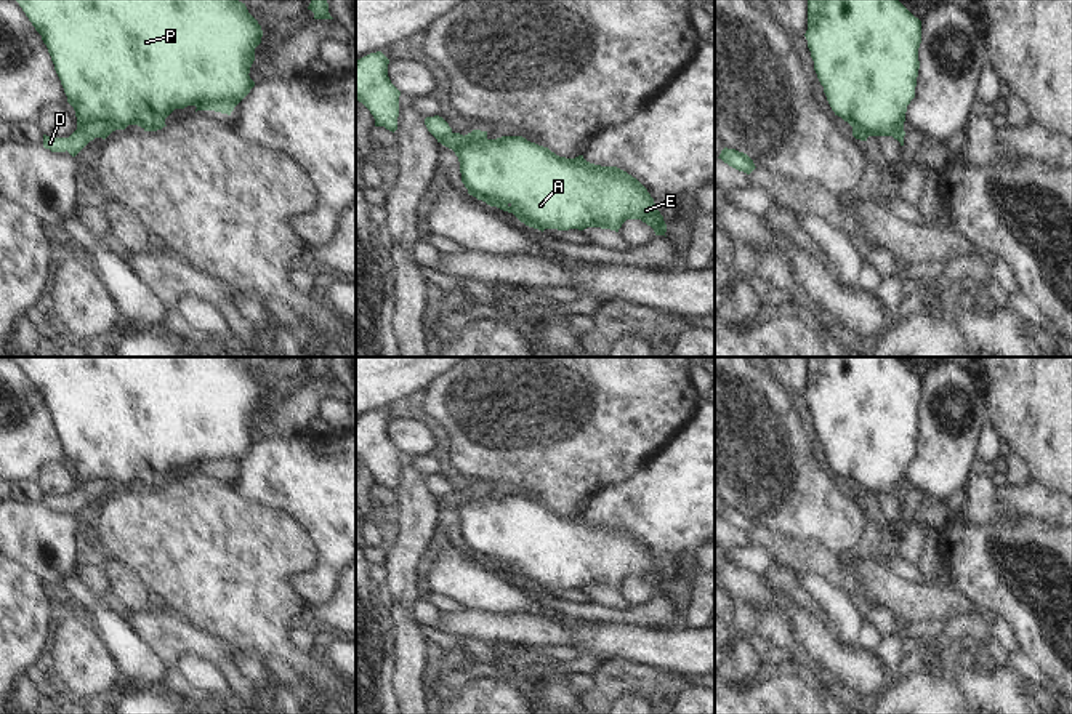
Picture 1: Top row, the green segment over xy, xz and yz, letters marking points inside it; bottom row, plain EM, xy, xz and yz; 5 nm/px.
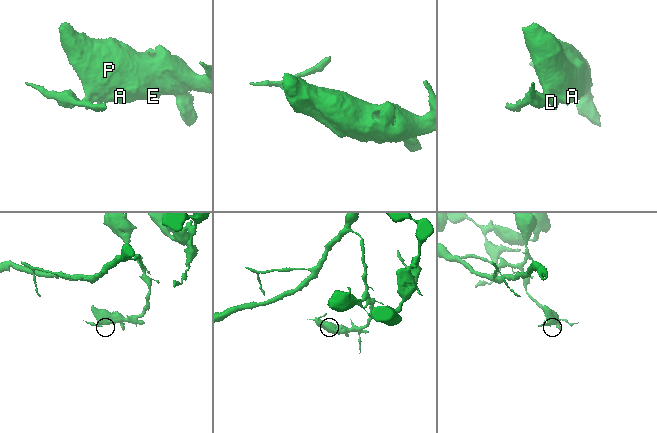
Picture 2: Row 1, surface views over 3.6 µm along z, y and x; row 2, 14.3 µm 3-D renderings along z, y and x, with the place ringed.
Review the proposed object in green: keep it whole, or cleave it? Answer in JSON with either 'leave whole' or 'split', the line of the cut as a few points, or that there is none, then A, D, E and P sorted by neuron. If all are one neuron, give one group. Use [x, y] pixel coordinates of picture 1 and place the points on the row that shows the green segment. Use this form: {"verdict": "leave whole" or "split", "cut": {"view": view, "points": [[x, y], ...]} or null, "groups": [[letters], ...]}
{"verdict": "split", "cut": {"view": "xy", "points": [[77, 127], [104, 124], [112, 130]]}, "groups": [["A", "E", "P"], ["D"]]}

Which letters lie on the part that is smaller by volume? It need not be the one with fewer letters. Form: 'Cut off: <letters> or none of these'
Cut off: D

